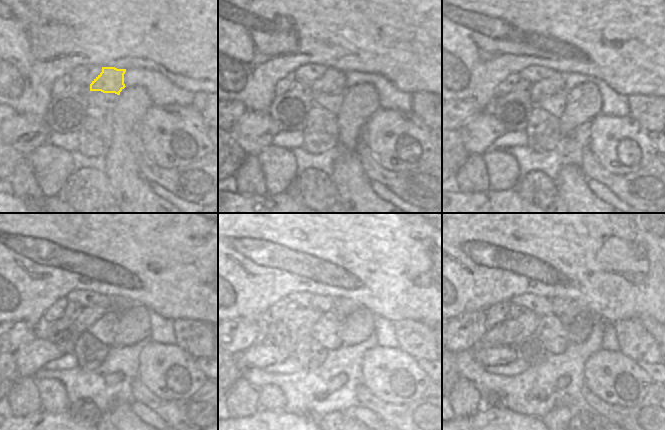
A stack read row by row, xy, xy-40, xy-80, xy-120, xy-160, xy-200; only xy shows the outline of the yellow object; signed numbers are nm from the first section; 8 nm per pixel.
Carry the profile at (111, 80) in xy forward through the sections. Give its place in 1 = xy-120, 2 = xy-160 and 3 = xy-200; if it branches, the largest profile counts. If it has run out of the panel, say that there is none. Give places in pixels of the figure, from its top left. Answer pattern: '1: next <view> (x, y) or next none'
1: next xy-120 (88, 316)
2: next xy-160 (306, 319)
3: next xy-200 (529, 320)

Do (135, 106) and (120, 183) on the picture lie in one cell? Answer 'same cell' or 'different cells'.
same cell

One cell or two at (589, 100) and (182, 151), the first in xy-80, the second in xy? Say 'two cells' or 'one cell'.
two cells

